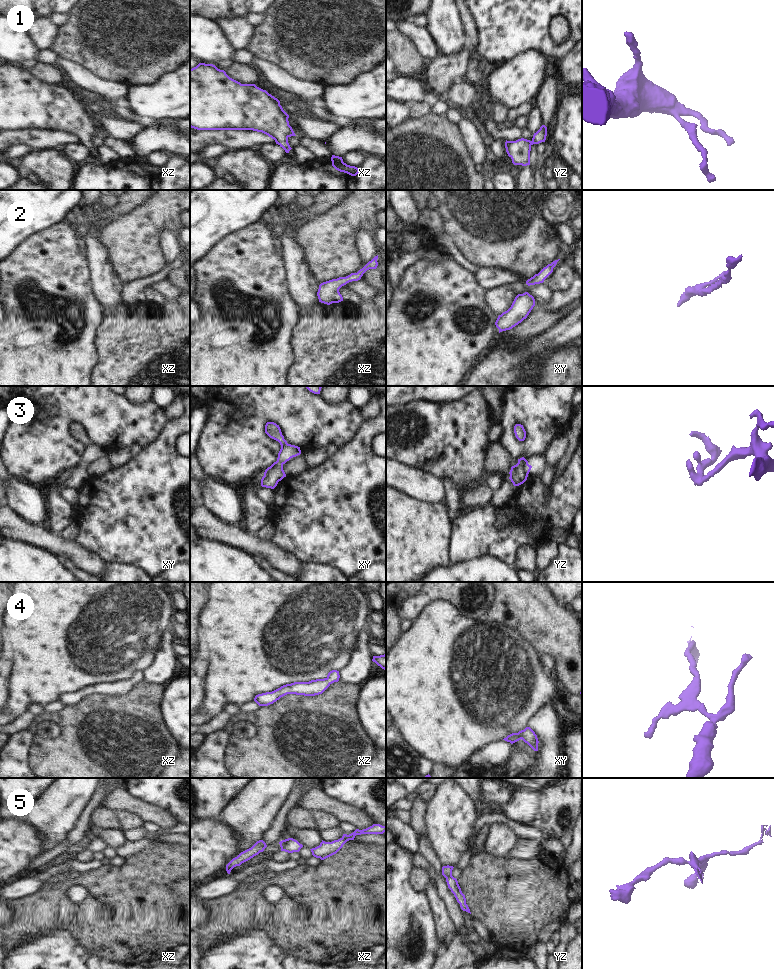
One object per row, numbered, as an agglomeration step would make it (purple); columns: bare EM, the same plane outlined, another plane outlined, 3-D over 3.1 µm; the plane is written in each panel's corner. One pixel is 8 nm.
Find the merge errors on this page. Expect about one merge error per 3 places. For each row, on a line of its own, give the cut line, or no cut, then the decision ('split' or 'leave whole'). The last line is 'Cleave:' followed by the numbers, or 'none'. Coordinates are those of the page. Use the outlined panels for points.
1: cut none; leave whole
2: cut none; leave whole
3: cut none; leave whole
4: cut none; leave whole
5: cut yz (451, 874), (446, 879); split
Cleave: 5

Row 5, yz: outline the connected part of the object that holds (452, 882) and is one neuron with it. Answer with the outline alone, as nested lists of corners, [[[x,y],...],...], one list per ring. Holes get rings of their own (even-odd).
[[[451,875],[446,879],[446,882],[447,882],[448,888],[451,890],[457,902],[460,904],[461,909],[471,914],[470,909],[466,904],[465,895],[462,893],[457,879]]]

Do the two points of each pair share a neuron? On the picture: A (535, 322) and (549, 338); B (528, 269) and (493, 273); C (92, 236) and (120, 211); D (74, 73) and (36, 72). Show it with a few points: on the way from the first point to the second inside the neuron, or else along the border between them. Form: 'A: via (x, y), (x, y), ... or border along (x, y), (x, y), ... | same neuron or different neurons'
A: border along (561, 317), (530, 340) | different neurons
B: border along (492, 266), (514, 269), (524, 279) | different neurons
C: border along (103, 224), (90, 228) | different neurons
D: border along (54, 64), (64, 73) | different neurons

